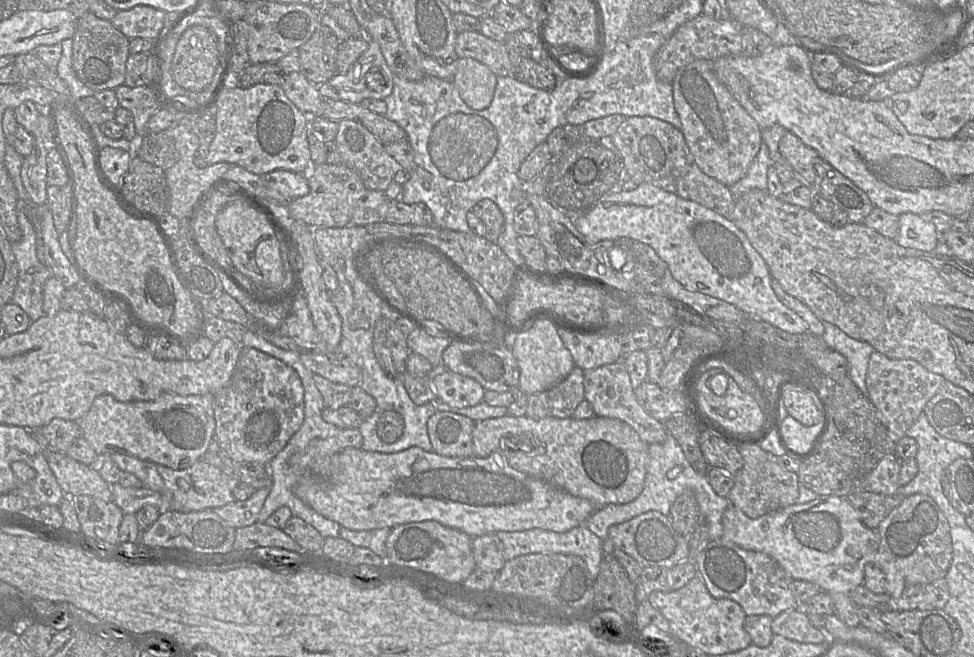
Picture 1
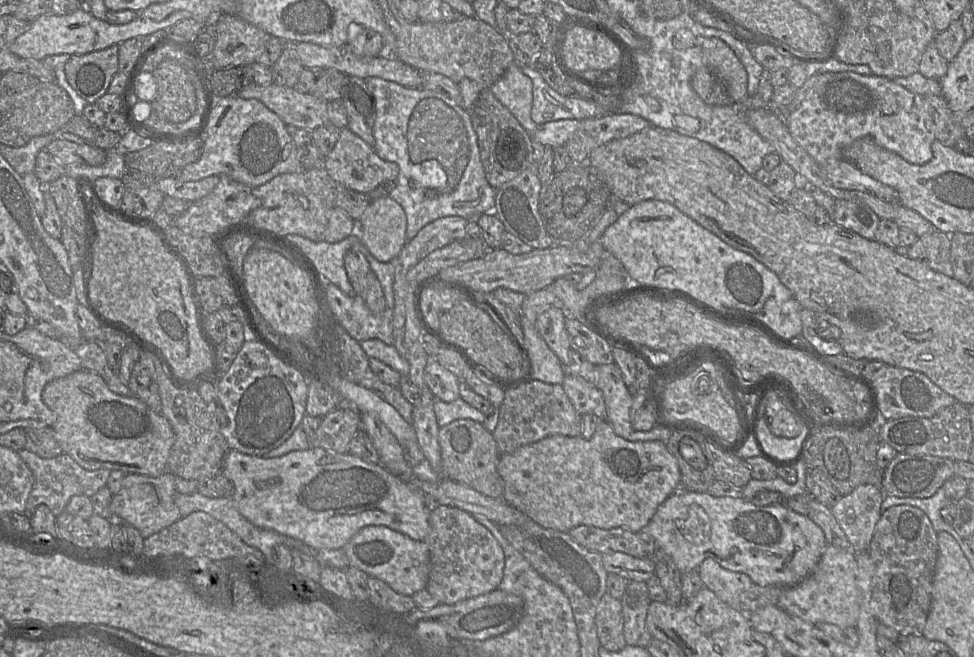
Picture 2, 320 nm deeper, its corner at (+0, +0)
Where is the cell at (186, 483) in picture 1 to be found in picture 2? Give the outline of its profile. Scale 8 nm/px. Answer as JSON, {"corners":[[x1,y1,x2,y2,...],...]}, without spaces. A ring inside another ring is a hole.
{"corners":[[164,472,158,477,127,474,119,492,113,495,110,510,117,522,129,524,139,530,144,539,167,528,182,518,175,504,176,476]]}

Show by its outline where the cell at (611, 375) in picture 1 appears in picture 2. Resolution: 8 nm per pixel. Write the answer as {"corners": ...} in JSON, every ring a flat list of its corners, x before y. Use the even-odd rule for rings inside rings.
{"corners":[[565,375,561,385,579,415,592,413,599,419,606,420,603,394,595,385,573,375]]}

